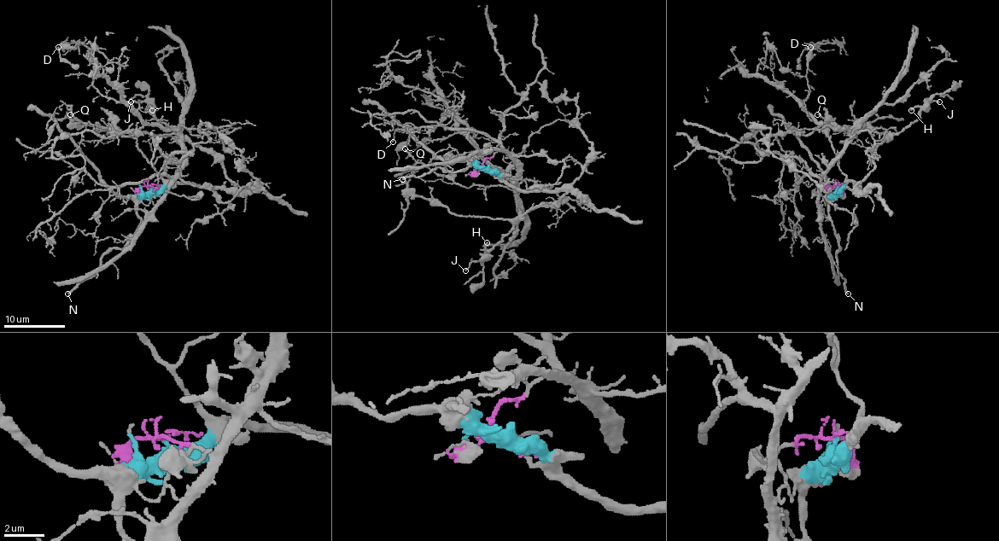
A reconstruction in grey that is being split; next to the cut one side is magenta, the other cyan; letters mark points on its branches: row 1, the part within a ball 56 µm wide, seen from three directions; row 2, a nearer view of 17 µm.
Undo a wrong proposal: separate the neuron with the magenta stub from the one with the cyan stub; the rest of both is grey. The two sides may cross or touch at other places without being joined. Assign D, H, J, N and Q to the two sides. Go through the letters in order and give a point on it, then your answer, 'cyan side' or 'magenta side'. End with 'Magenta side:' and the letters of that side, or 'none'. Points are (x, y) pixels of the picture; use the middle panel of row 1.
D: at (393, 142); magenta side
H: at (487, 242); cyan side
J: at (465, 270); cyan side
N: at (402, 179); cyan side
Q: at (405, 148); magenta side
Magenta side: D, Q

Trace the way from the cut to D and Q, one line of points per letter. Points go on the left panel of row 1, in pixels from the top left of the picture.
D: (149, 185), (168, 187), (182, 160), (178, 133), (104, 96), (93, 75), (78, 72), (58, 46)
Q: (149, 185), (165, 189), (182, 160), (176, 133), (124, 136), (114, 127), (84, 125), (70, 113)

